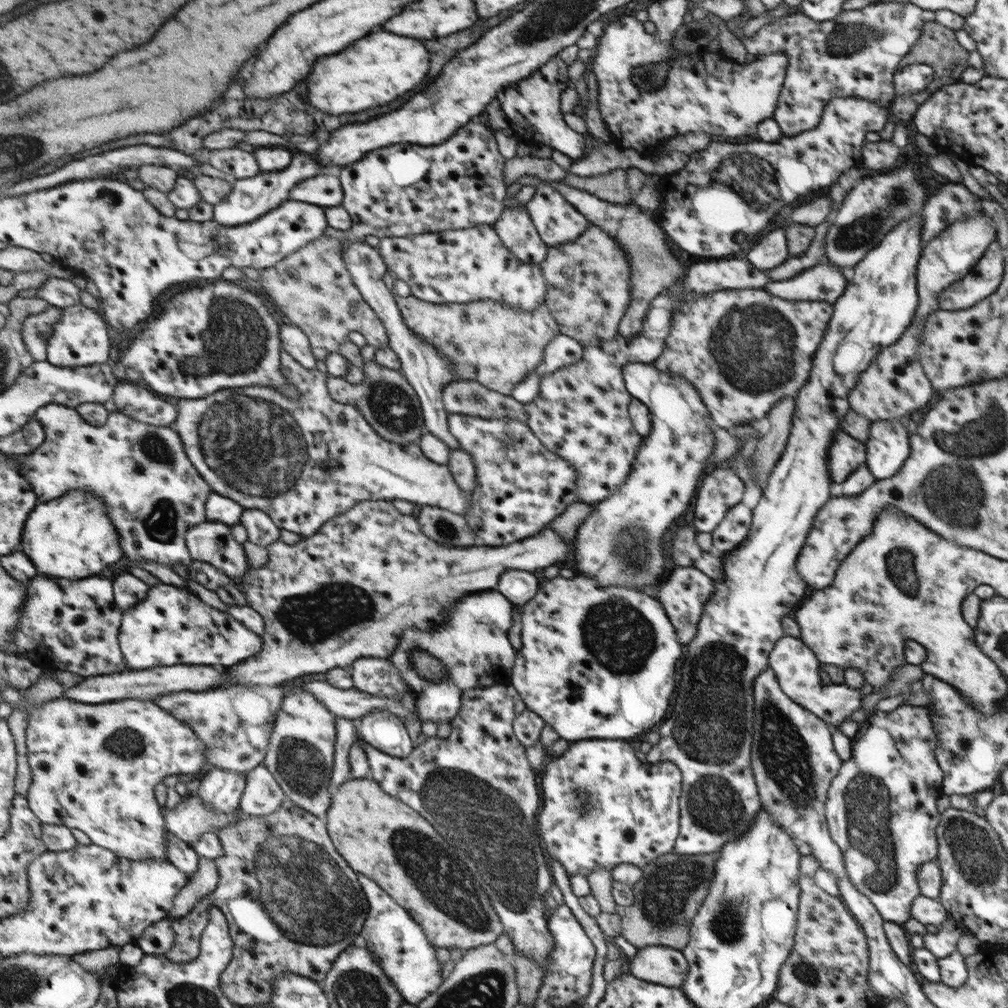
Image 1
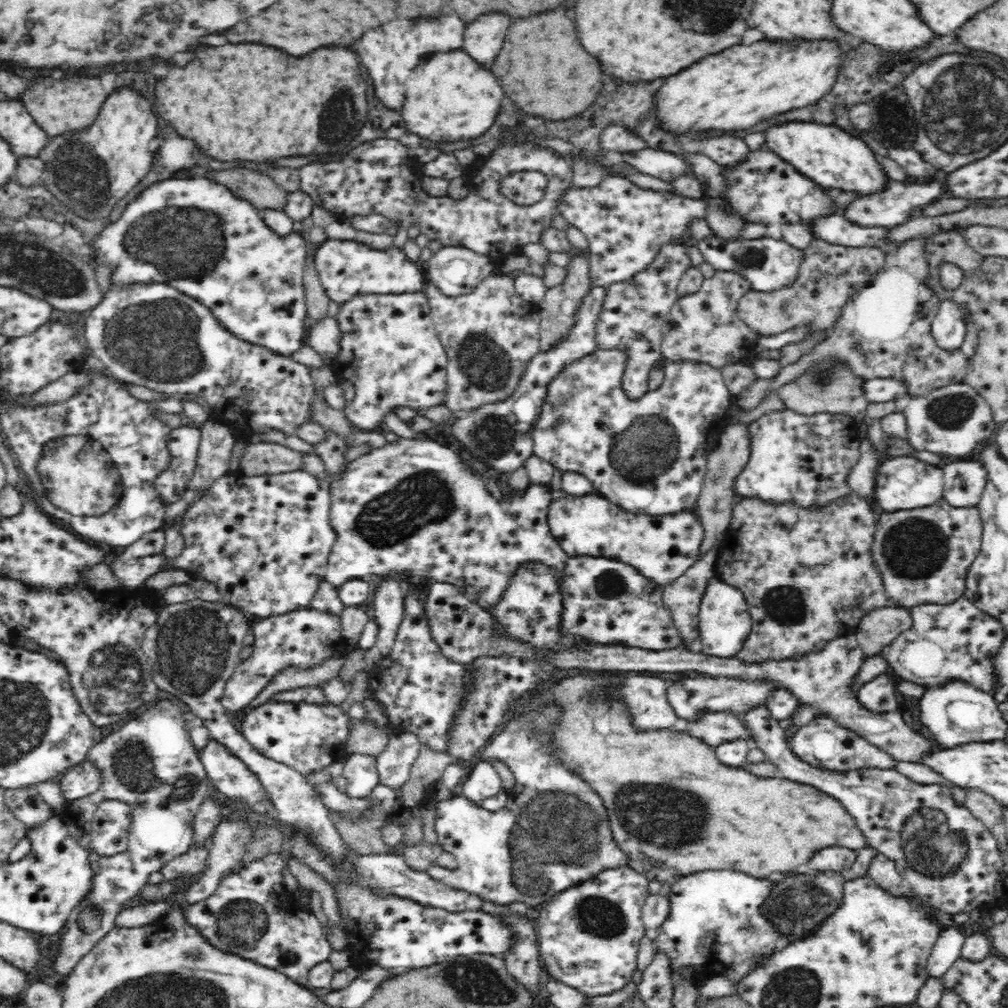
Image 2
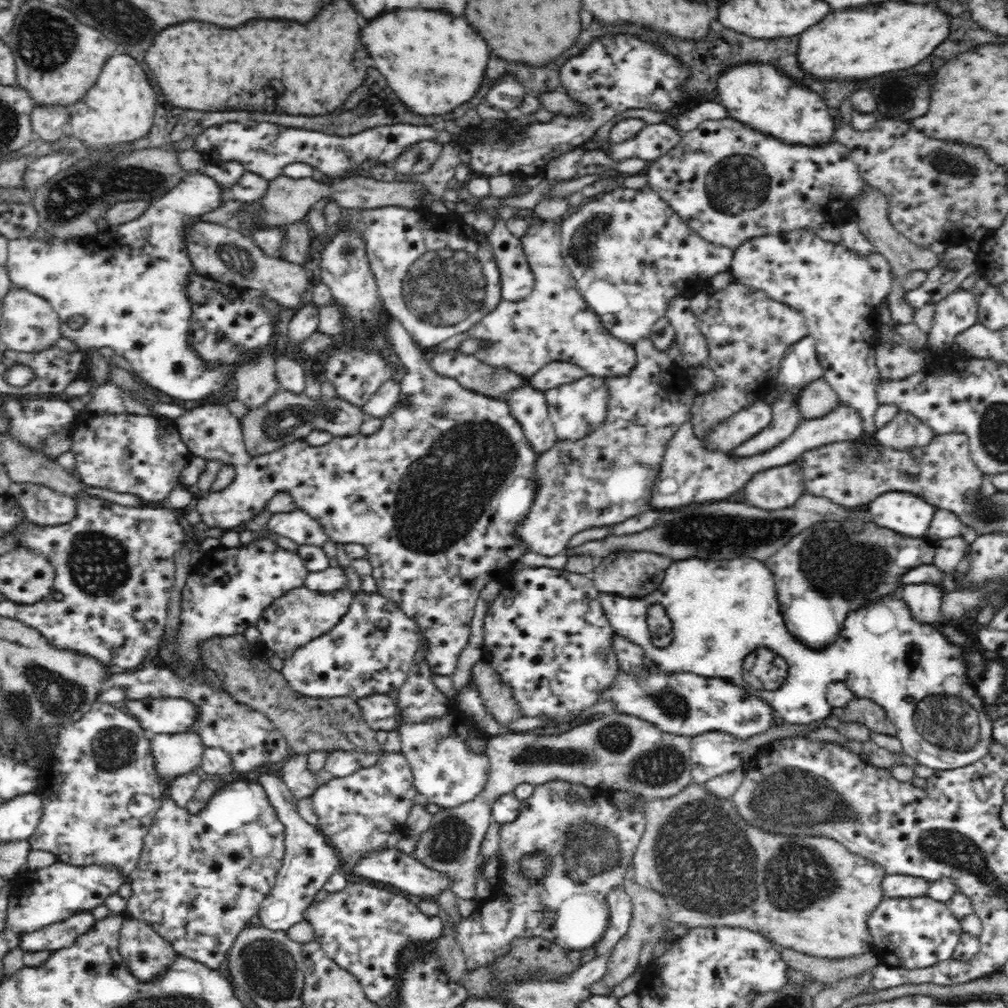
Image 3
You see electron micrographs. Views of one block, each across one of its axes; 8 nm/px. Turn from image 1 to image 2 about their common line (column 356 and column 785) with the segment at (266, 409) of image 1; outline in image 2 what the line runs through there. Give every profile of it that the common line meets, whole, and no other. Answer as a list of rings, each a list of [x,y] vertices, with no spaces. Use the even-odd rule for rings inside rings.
[[[782,410],[782,412],[770,412],[766,416],[762,416],[760,420],[756,422],[752,421],[747,425],[747,438],[750,440],[750,458],[747,459],[746,466],[742,468],[738,476],[735,478],[734,490],[738,494],[739,498],[754,497],[769,503],[774,504],[794,504],[799,508],[818,508],[829,504],[829,502],[836,501],[837,498],[848,498],[852,493],[846,479],[849,474],[852,474],[852,470],[858,459],[860,458],[860,433],[859,428],[862,425],[862,421],[845,414],[830,414],[820,413],[812,415],[798,414],[794,410]]]

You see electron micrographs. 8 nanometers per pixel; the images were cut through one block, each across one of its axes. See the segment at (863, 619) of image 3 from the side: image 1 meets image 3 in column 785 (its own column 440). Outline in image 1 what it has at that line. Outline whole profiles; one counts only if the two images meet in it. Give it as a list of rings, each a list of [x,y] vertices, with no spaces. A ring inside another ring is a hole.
[[[489,590],[458,600],[458,604],[454,604],[454,608],[450,610],[446,622],[432,632],[408,628],[402,633],[402,638],[389,660],[400,670],[398,674],[402,676],[401,680],[411,694],[416,696],[416,710],[422,722],[432,720],[440,723],[452,720],[461,710],[461,694],[466,690],[511,685],[517,660],[517,652],[509,640],[512,627],[512,602],[500,591]],[[414,647],[428,651],[446,665],[448,674],[443,678],[445,685],[439,688],[426,687],[410,660]]]

